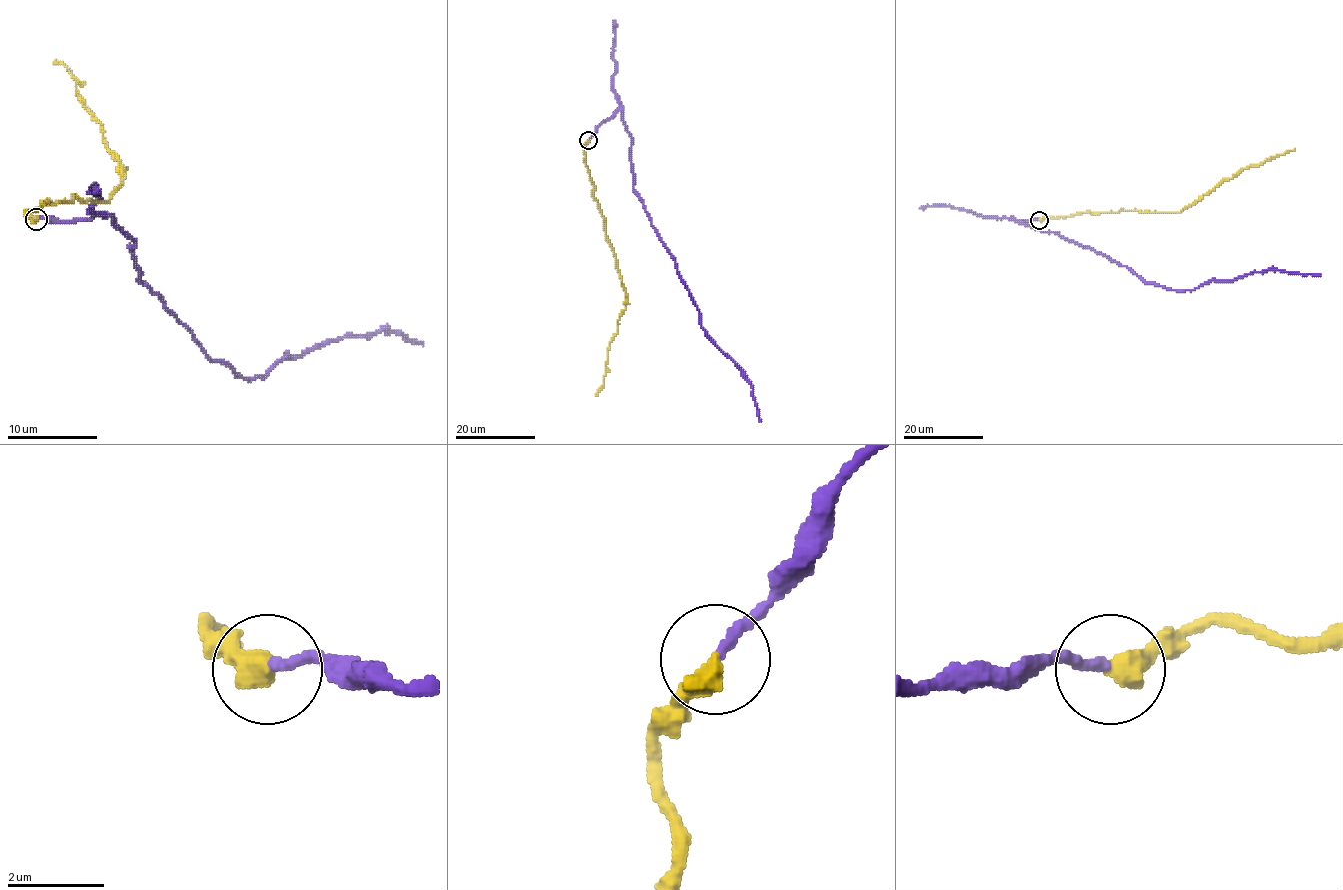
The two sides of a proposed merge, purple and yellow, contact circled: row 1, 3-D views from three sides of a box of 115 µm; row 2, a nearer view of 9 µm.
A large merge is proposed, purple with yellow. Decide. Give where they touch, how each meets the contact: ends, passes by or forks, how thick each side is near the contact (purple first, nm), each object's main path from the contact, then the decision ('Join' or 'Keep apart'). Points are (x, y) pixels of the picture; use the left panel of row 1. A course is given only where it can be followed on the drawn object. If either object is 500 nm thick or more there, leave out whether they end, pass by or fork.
Place: (36, 219). Thickness 220 nm (purple) against 500 nm. Course of purple: (35, 218), (111, 216), (134, 241), (138, 279), (210, 357), (246, 380), (345, 337), (383, 330), (423, 344). Course of yellow: (35, 218), (26, 212), (109, 200), (120, 185), (102, 126), (55, 64). Join

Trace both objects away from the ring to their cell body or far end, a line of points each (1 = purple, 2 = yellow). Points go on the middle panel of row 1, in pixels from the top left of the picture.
1: (588, 139), (622, 109), (632, 139), (634, 190), (674, 261), (701, 328), (751, 386), (760, 421)
2: (588, 140), (584, 153), (593, 197), (627, 303), (609, 342), (597, 396)

